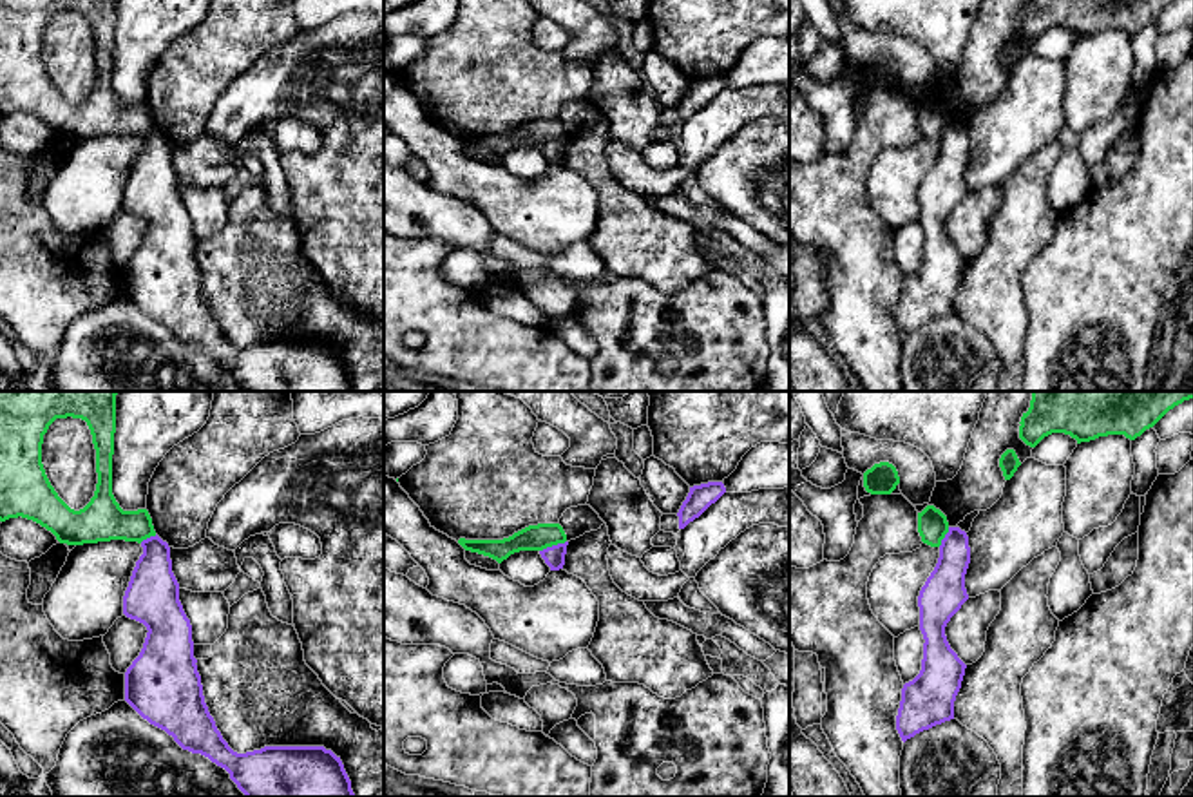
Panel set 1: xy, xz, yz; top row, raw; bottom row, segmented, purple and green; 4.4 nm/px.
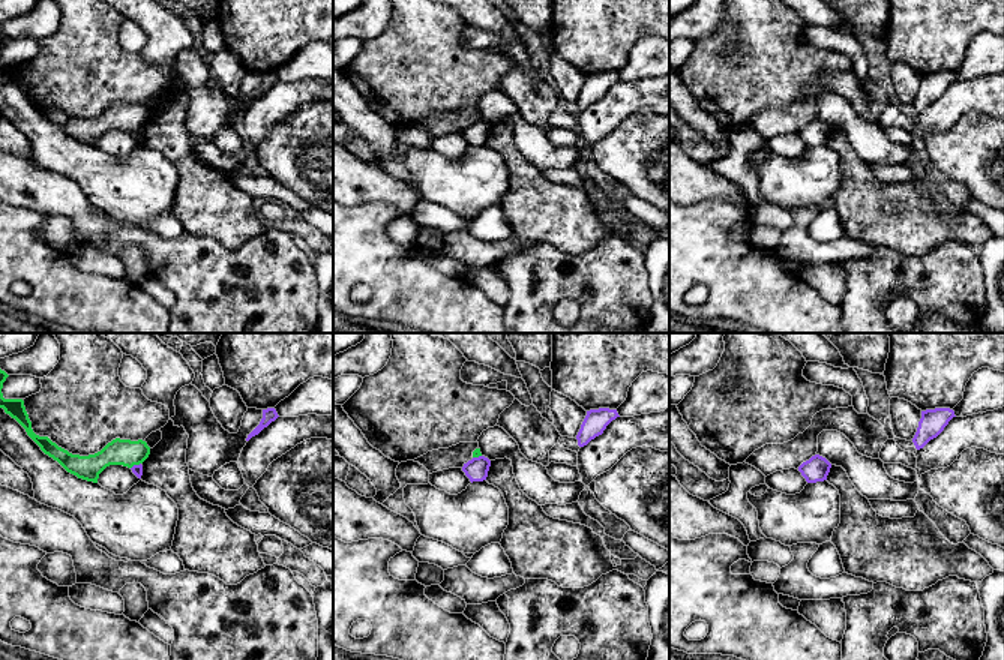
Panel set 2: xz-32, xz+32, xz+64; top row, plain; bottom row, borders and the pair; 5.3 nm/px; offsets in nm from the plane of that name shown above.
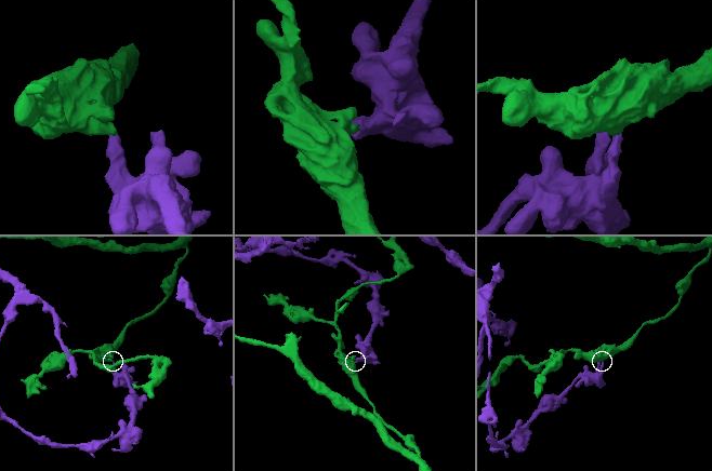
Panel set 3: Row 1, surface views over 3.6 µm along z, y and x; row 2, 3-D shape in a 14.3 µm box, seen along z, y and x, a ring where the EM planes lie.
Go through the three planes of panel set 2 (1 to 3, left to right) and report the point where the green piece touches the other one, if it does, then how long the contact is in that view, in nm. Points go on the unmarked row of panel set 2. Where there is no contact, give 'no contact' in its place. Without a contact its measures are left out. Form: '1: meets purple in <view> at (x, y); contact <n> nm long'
1: meets purple in xz-32 at (135, 129); contact 70 nm long
2: meets purple in xz+32 at (476, 122); contact 50 nm long
3: no contact

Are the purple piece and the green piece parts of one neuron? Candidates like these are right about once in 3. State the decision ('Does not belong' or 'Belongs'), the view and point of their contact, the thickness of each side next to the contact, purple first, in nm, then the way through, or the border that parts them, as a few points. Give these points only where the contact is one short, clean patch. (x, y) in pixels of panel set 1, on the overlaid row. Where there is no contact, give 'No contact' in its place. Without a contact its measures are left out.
Does not belong. Touches purple at xz (553, 546). Thickness 100 nm (purple) against 120 nm. Boundary: xz (565, 540), (540, 551)

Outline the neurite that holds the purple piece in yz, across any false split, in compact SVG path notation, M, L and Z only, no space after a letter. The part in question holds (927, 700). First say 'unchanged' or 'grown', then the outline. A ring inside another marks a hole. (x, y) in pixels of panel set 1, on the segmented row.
unchanged | M949 527L940 558L918 596L923 659L920 674L903 685L896 730L905 743L916 734L954 719L954 701L967 665L950 648L945 627L969 600L965 574L970 563L969 536Z

